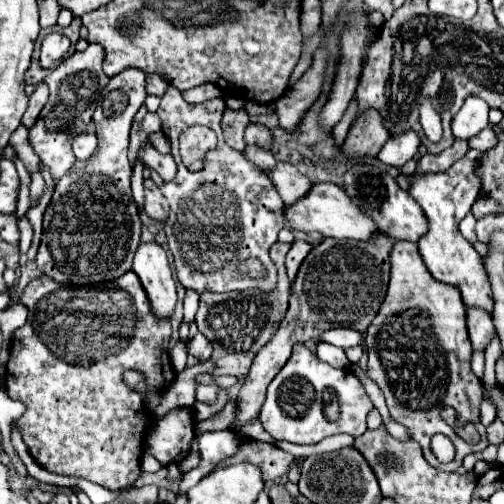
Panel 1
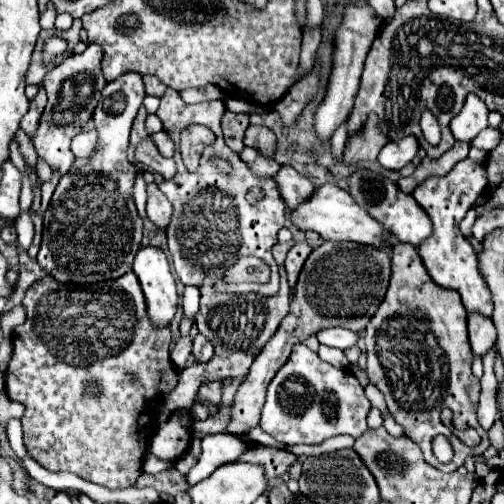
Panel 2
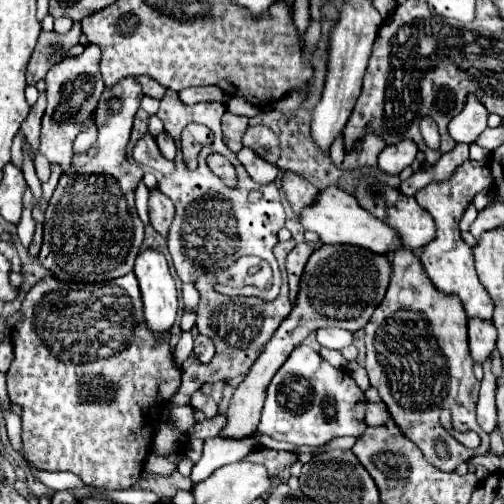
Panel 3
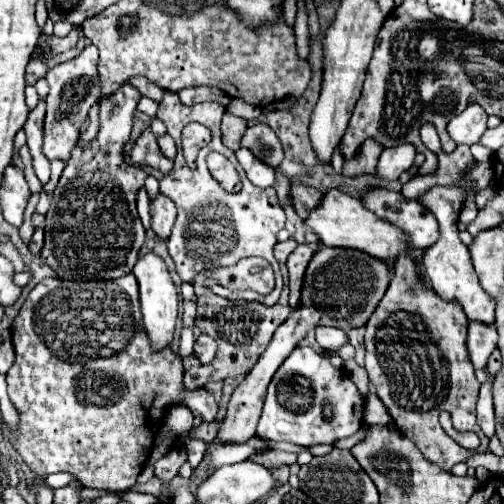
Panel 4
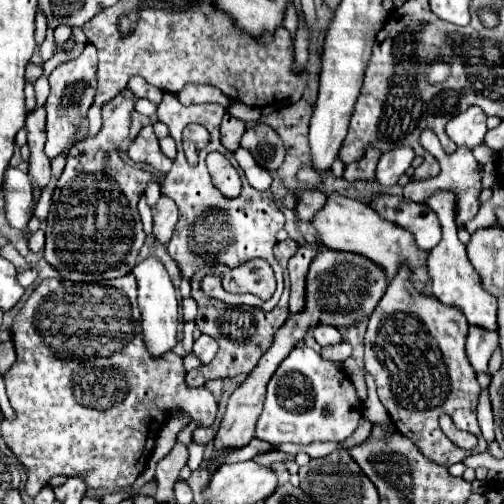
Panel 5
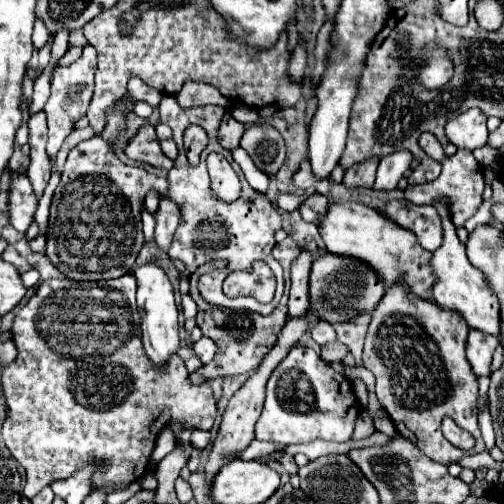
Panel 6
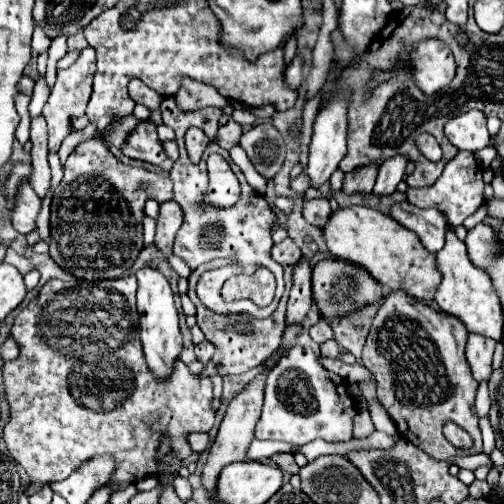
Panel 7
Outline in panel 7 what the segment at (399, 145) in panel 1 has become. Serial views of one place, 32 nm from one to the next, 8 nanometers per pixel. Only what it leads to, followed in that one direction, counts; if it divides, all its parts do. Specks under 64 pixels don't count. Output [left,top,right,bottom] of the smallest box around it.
[374,156,408,196]

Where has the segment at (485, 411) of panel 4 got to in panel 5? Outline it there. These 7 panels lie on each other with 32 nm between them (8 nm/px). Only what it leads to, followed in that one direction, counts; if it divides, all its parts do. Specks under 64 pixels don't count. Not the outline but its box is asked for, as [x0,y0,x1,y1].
[478,390,494,446]

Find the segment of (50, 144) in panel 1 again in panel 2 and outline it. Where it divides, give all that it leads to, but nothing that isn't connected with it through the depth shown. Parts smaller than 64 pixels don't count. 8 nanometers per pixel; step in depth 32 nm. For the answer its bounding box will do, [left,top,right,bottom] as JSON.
[34,44,106,174]

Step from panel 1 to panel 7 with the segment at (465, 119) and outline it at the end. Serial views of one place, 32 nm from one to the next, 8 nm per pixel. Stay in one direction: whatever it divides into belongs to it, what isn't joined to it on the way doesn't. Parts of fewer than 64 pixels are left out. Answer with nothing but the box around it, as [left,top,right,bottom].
[444,110,490,152]

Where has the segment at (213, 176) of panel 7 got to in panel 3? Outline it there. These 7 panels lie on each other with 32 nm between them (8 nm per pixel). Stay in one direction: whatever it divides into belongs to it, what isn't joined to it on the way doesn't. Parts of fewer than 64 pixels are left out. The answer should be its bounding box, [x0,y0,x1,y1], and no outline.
[208,154,236,188]

